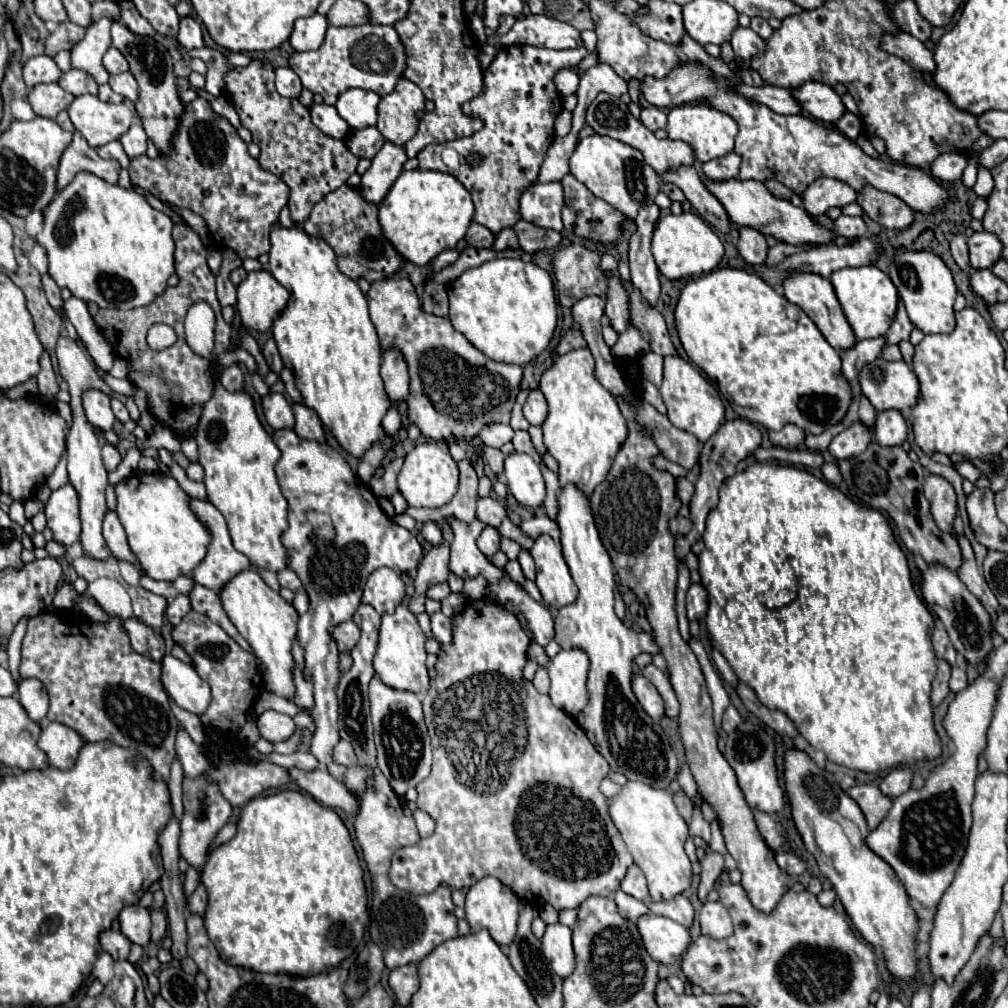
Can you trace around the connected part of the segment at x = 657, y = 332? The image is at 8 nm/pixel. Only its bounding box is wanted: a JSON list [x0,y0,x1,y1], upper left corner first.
[622,280,674,356]

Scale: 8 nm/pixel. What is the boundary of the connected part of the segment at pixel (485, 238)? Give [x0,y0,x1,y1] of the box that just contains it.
[466,222,494,248]

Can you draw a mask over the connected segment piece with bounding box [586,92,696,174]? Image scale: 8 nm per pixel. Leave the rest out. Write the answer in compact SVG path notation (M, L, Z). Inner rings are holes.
M600 92L596 96L596 100L590 104L590 108L586 110L586 124L594 128L594 132L598 134L604 134L604 136L610 136L610 138L616 138L620 142L626 142L634 148L638 148L642 154L644 154L644 160L660 174L660 172L666 172L666 170L674 170L682 164L696 164L694 160L694 152L692 148L686 144L686 142L678 142L678 140L658 140L654 136L654 132L650 132L640 120L636 120L628 106L616 98L616 96L610 96L610 94L604 94Z

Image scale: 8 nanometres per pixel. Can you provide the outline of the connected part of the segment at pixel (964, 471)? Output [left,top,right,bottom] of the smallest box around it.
[956,462,982,482]

